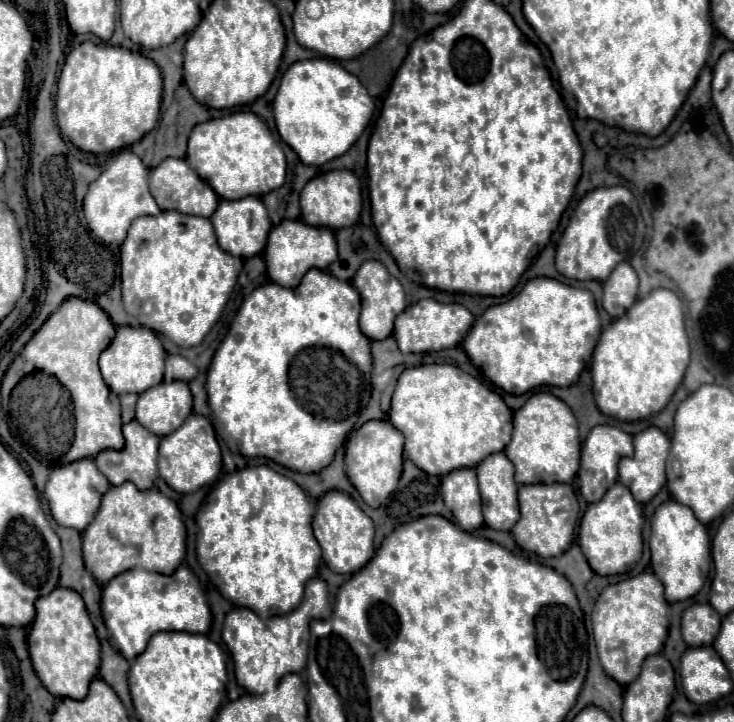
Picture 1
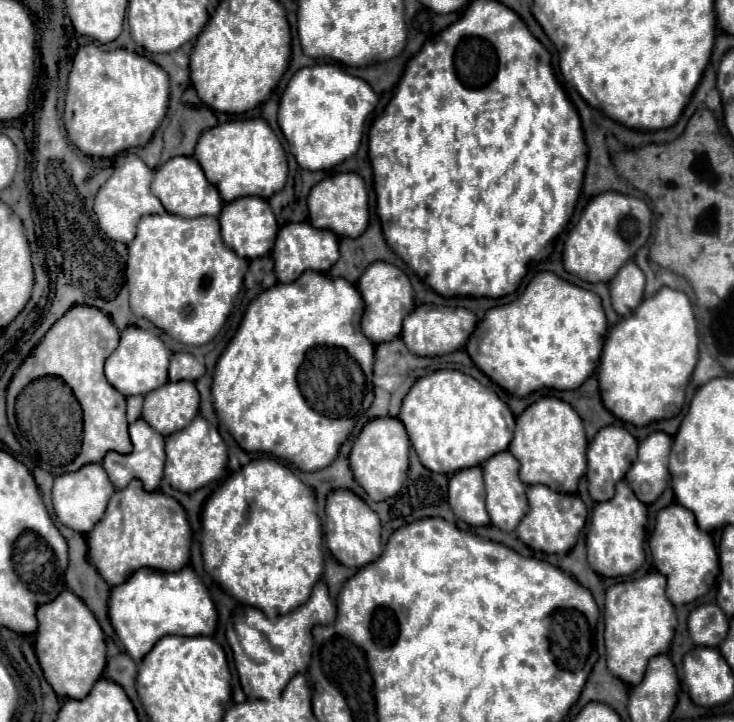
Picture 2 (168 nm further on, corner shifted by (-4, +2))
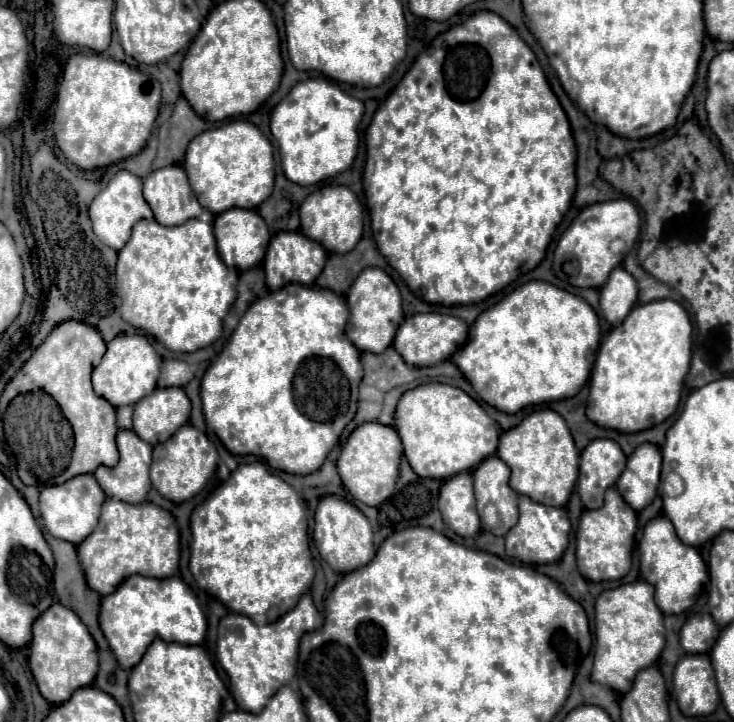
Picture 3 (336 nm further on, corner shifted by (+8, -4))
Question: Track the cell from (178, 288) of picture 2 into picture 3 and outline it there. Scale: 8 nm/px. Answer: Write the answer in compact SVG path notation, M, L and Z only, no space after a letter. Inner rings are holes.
M200 218L180 226L162 226L152 220L140 220L132 228L128 244L118 252L116 292L122 300L120 314L134 328L146 330L172 352L194 352L216 342L222 334L222 318L236 300L239 272L220 260L212 224Z

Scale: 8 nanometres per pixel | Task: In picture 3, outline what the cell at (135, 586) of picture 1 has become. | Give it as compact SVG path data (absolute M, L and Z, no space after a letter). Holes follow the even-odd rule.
M140 574L130 576L118 586L116 592L102 598L100 626L118 664L126 672L130 672L140 662L146 648L156 638L164 642L202 644L206 637L206 616L198 606L194 594L178 576L164 580L146 578Z

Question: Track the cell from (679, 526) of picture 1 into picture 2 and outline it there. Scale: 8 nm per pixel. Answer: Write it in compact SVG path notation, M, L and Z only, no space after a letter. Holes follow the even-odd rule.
M670 504L658 512L654 534L648 540L650 552L654 558L654 566L660 574L666 576L668 588L666 594L672 604L688 604L708 592L708 574L718 574L718 554L714 542L708 532L696 526L696 518L692 518L690 510L684 510L680 504Z

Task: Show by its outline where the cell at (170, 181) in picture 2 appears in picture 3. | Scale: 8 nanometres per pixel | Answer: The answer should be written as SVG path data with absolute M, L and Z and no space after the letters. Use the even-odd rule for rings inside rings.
M176 164L154 170L146 176L143 196L150 204L154 218L164 226L184 224L184 220L192 220L202 214L202 206L188 184L184 168Z

